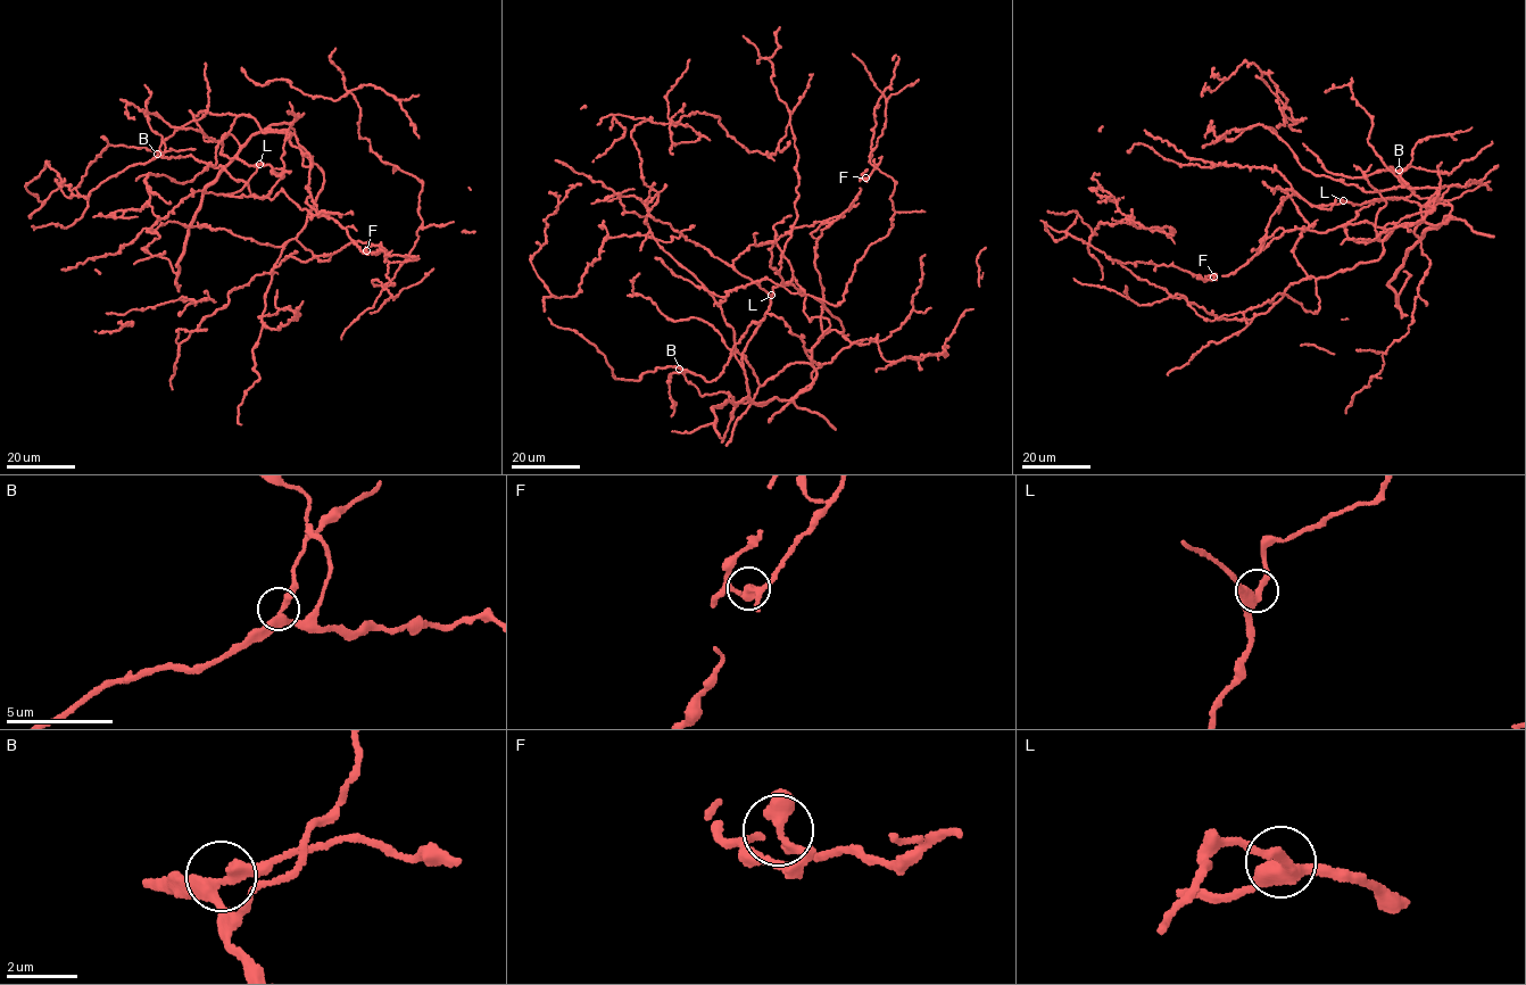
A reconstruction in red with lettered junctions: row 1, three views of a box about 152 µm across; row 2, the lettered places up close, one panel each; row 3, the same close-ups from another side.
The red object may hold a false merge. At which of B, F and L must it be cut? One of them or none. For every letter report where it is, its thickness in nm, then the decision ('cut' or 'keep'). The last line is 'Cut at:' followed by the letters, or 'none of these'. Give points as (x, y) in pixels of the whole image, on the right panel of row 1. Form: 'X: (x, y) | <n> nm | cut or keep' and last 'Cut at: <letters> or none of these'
B: (1399, 170) | 320 nm | keep
F: (1213, 276) | 320 nm | cut
L: (1343, 200) | 320 nm | keep
Cut at: F

